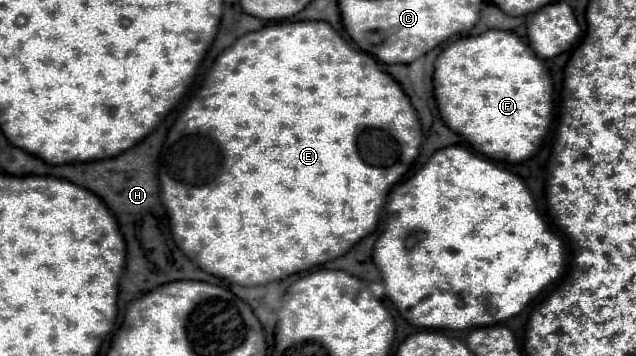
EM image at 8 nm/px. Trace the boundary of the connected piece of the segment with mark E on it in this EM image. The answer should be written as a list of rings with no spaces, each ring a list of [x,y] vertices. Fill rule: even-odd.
[[[325,21],[269,23],[257,32],[241,36],[233,46],[229,46],[217,56],[201,88],[173,124],[171,134],[167,134],[161,154],[161,200],[165,206],[181,204],[167,206],[173,240],[183,250],[183,254],[189,260],[193,260],[201,270],[239,286],[267,284],[309,270],[313,266],[321,266],[329,260],[343,256],[353,244],[357,244],[361,238],[365,238],[377,228],[383,204],[393,184],[397,184],[399,178],[403,178],[409,164],[419,156],[419,144],[421,124],[417,112],[411,106],[411,100],[401,90],[401,86],[377,66],[377,62],[369,54],[351,48],[339,36],[339,32],[333,30]]]

